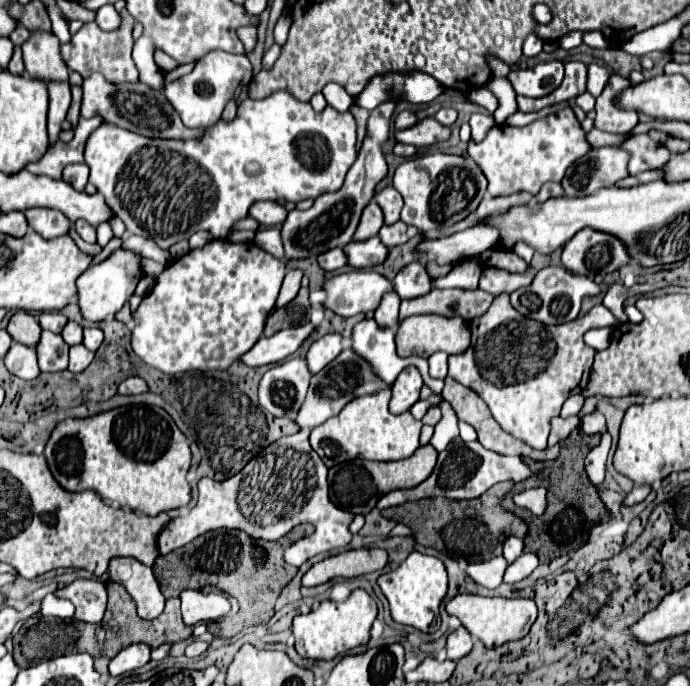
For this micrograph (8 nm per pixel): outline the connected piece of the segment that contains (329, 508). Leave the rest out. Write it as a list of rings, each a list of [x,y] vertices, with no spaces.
[[[302,429],[294,435],[280,437],[254,455],[240,473],[232,475],[226,481],[200,479],[198,483],[198,503],[190,509],[188,515],[170,519],[170,523],[158,535],[160,555],[168,555],[174,549],[188,545],[198,535],[212,529],[240,529],[254,539],[276,541],[284,537],[298,523],[312,523],[316,531],[310,537],[302,537],[288,549],[288,565],[300,567],[310,557],[346,547],[352,539],[348,531],[352,513],[338,509],[328,499],[328,469],[322,459],[312,451],[308,443],[310,429]]]

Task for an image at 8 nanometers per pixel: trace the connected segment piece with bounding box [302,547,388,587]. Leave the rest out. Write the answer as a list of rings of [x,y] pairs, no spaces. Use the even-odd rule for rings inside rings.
[[[350,549],[338,555],[332,555],[316,565],[312,565],[306,575],[302,577],[304,587],[316,587],[330,579],[342,577],[352,579],[364,573],[380,571],[388,563],[388,553],[384,549]]]

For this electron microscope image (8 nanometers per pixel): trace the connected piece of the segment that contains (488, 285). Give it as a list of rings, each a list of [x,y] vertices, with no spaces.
[[[486,267],[480,275],[480,289],[492,293],[492,295],[500,295],[502,291],[512,293],[520,287],[530,285],[534,279],[534,269],[530,267],[528,271],[522,273],[510,273],[510,271],[500,271],[500,267]]]

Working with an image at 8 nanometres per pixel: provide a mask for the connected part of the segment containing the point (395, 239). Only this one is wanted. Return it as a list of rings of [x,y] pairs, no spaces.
[[[402,221],[394,223],[394,225],[384,225],[378,233],[378,237],[382,239],[382,243],[386,247],[394,247],[394,245],[402,245],[408,241],[408,235],[406,235],[406,225]]]

